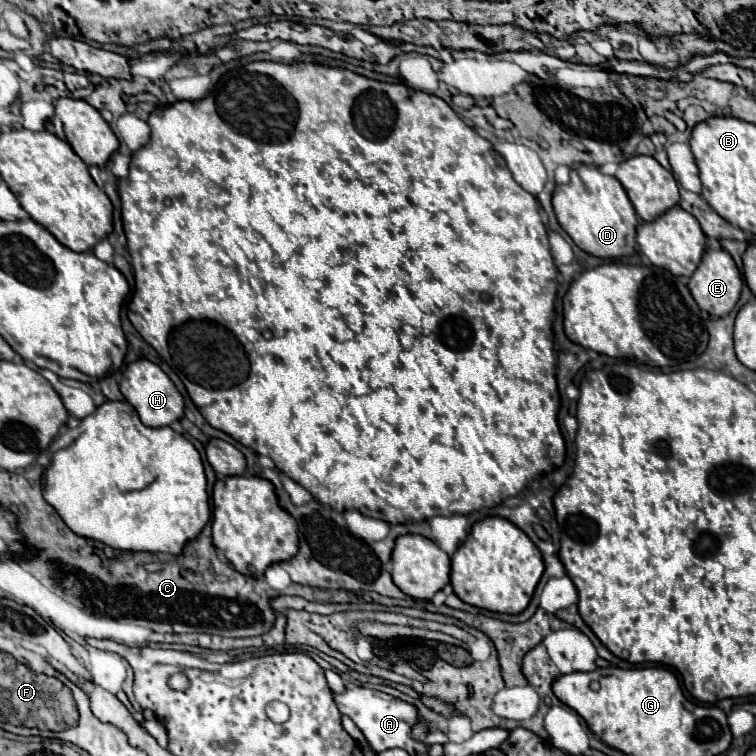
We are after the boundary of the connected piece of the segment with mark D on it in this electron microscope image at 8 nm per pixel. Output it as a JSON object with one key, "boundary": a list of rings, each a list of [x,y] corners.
{"boundary":[[[577,164],[571,170],[569,184],[557,184],[553,190],[553,210],[561,228],[587,254],[597,258],[623,258],[635,250],[639,218],[621,182],[601,174],[597,166]]]}

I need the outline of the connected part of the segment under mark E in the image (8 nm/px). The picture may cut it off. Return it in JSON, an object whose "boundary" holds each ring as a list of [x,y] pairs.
{"boundary":[[[707,248],[703,258],[701,258],[701,264],[697,266],[697,270],[691,276],[687,286],[689,286],[689,290],[691,290],[695,302],[699,304],[701,310],[709,312],[711,316],[727,316],[735,308],[735,304],[739,300],[743,280],[741,280],[741,272],[739,272],[737,264],[733,262],[733,258],[731,258],[731,254],[727,250]]]}

